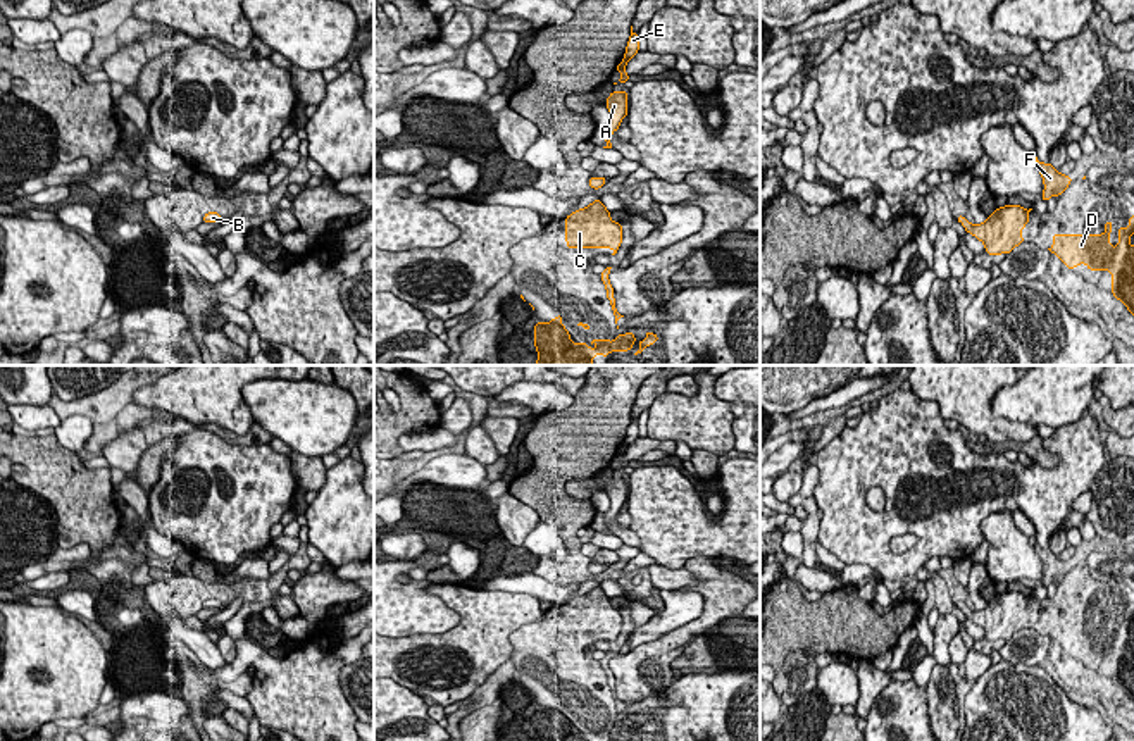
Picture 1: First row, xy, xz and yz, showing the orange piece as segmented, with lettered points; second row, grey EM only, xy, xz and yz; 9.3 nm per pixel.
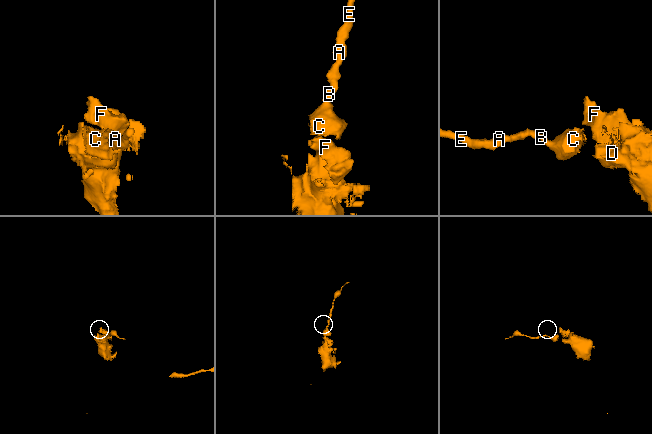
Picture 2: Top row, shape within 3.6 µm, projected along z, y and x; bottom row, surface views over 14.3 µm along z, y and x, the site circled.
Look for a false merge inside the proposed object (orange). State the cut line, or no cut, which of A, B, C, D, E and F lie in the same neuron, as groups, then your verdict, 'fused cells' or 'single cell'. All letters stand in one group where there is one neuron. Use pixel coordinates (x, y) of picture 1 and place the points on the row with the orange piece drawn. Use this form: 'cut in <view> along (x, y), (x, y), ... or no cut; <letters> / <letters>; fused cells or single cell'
no cut; A B C D E F; single cell

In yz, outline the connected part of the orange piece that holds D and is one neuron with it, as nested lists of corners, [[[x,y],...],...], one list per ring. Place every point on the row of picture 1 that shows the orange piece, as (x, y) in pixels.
[[[1134,215],[1129,217],[1127,229],[1120,226],[1117,246],[1110,245],[1112,226],[1113,222],[1105,222],[1105,234],[1053,234],[1053,246],[1048,250],[1069,269],[1086,264],[1089,271],[1110,271],[1112,295],[1134,315],[1134,246],[1129,243]]]

